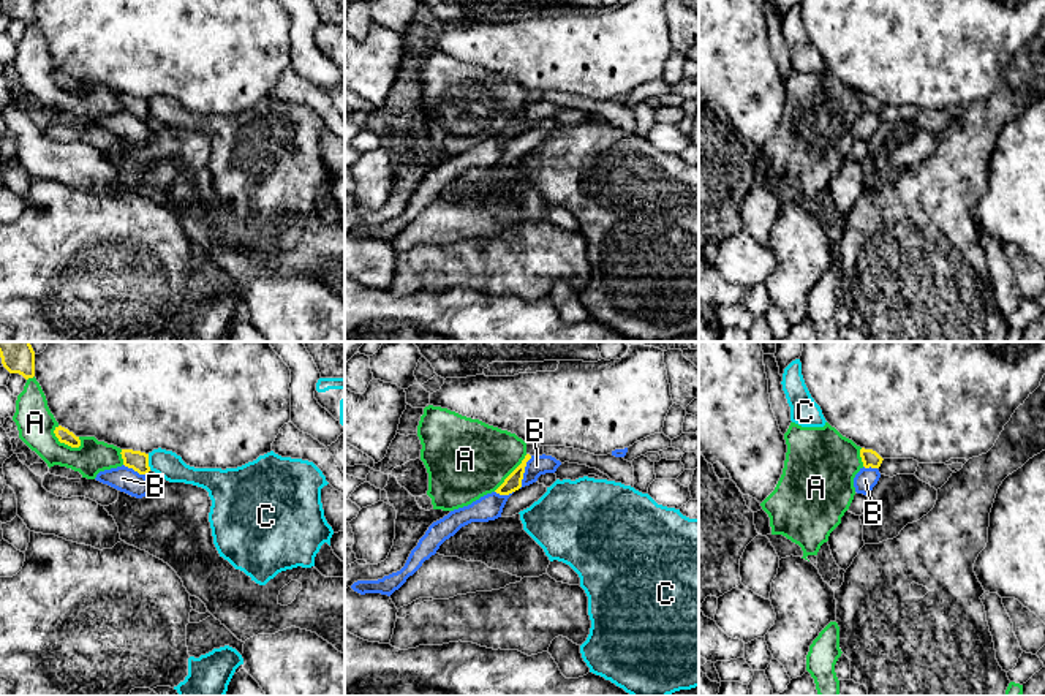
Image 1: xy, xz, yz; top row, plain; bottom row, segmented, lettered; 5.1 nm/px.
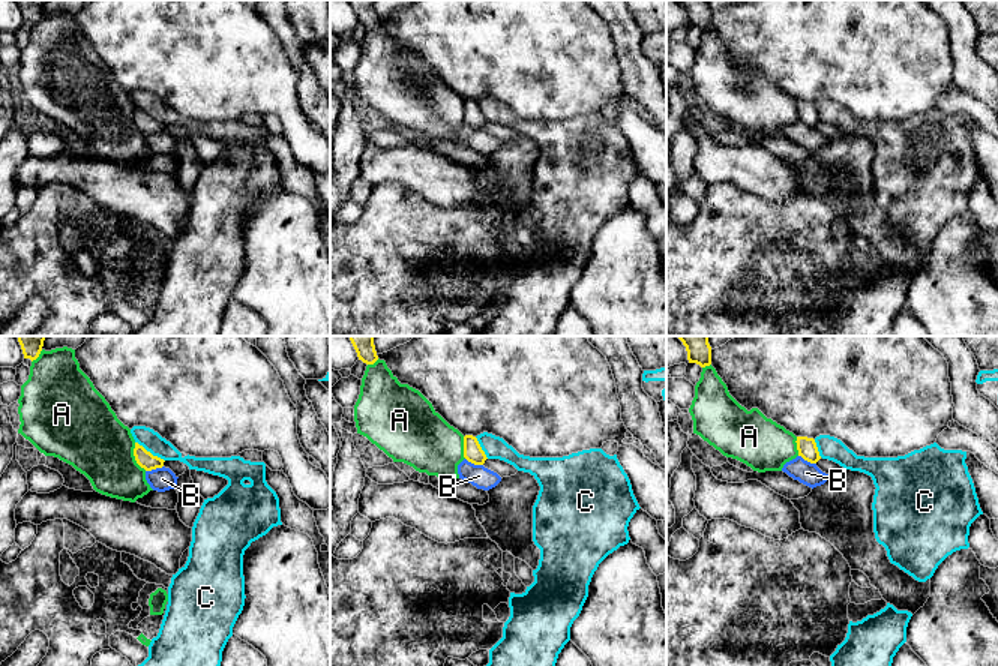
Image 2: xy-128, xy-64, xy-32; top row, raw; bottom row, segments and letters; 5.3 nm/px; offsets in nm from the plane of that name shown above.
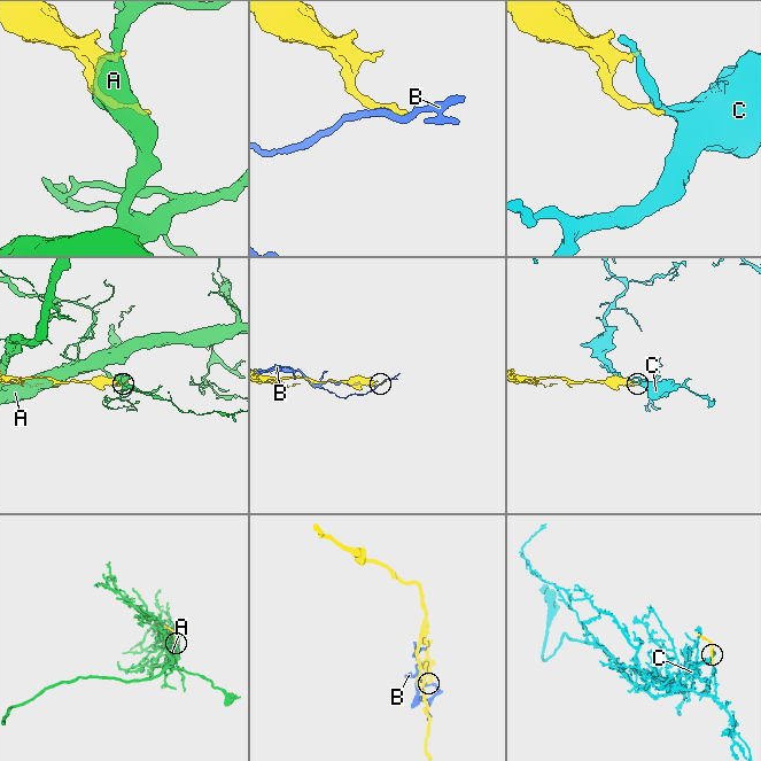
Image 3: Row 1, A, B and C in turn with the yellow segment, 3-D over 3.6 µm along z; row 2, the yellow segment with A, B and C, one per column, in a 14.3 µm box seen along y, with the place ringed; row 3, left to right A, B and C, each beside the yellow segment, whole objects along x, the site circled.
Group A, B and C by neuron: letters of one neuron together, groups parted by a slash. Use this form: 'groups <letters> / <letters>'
groups A / B / C

